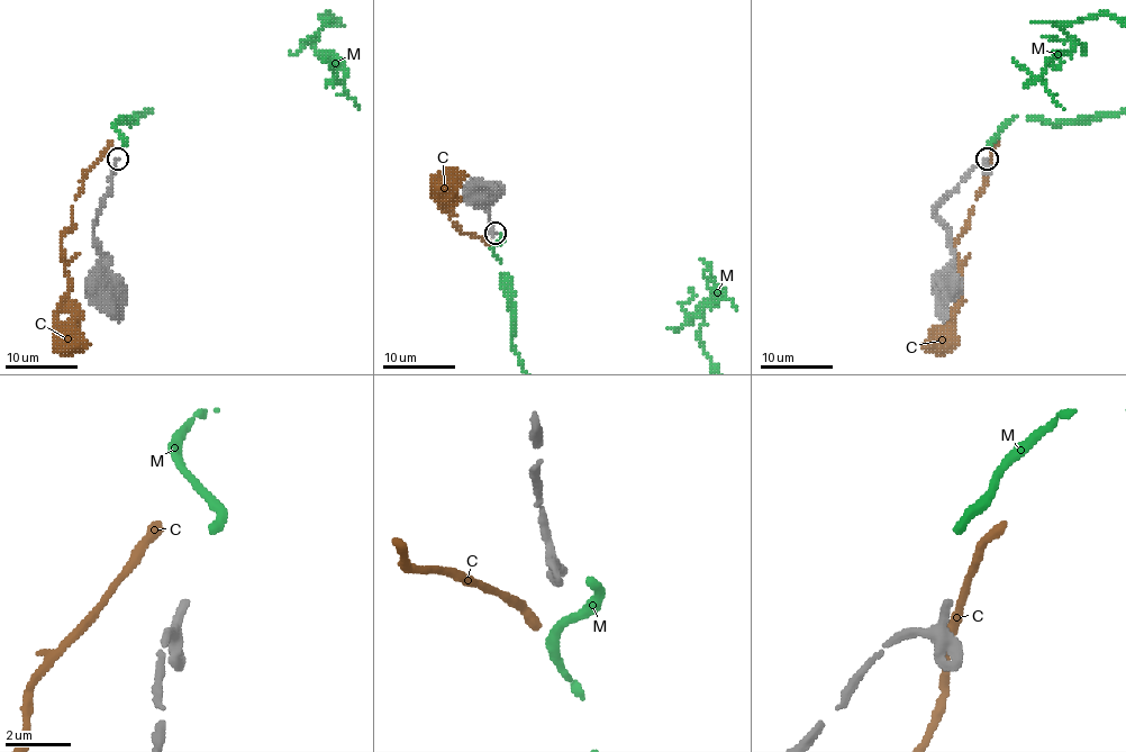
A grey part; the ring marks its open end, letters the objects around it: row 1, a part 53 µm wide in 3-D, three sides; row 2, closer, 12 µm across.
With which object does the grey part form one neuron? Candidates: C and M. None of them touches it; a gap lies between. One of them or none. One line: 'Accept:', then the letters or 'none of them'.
Accept: none of them

